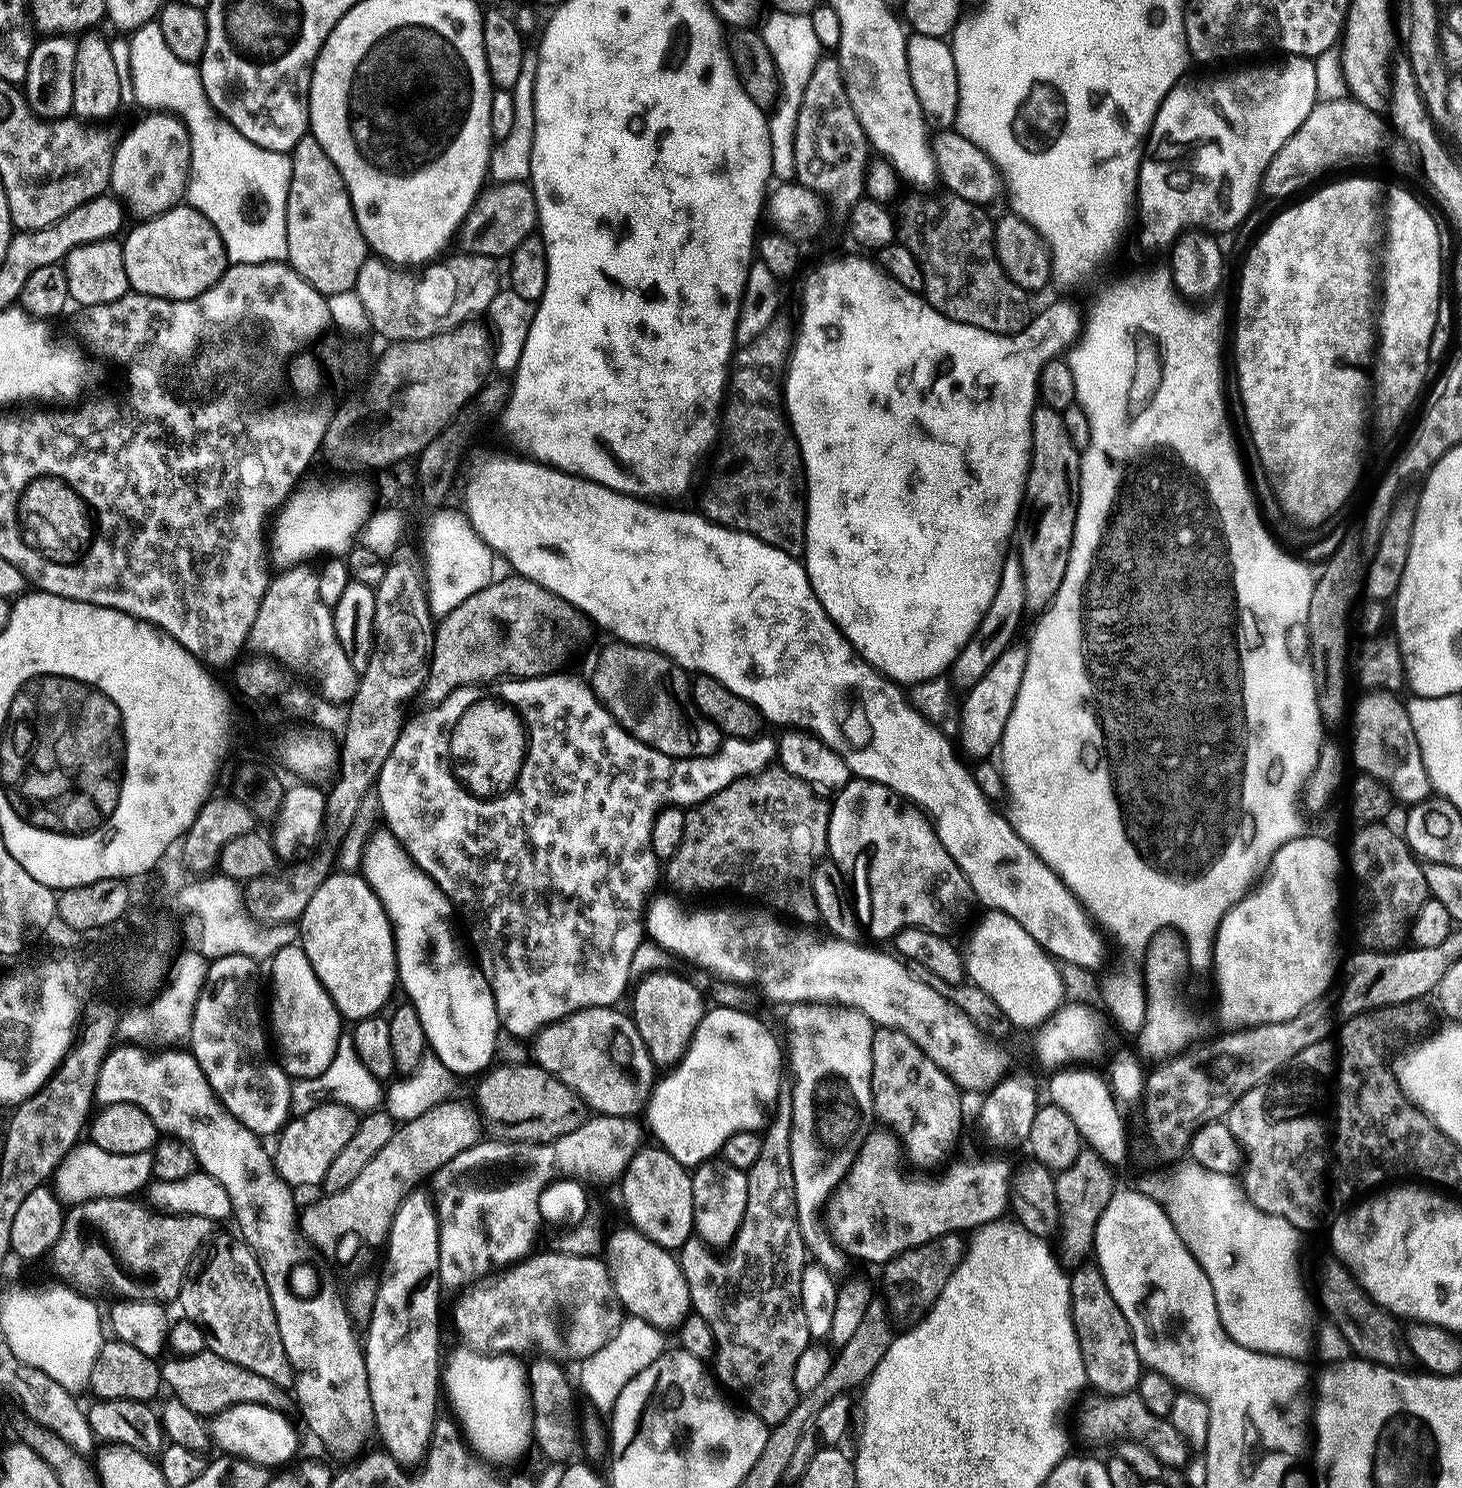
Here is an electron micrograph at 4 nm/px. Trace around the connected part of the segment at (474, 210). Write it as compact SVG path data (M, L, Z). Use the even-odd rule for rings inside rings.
M527 183L496 184L488 186L476 197L476 203L464 217L458 229L458 240L465 253L487 254L497 258L507 257L522 242L522 238L533 235L538 228L536 196Z

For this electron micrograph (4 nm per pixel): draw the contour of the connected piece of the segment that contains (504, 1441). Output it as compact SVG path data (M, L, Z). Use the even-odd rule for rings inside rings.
M468 1346L461 1349L449 1360L447 1357L442 1368L442 1388L446 1400L448 1396L452 1403L455 1423L467 1447L477 1457L480 1455L481 1461L489 1465L508 1464L534 1444L532 1394L525 1365L520 1365L516 1361L519 1359L512 1354L489 1354Z

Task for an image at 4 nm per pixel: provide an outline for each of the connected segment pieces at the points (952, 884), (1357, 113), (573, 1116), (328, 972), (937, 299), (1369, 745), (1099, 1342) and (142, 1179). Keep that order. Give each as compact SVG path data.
M849 779L848 785L835 796L836 801L833 799L830 804L828 852L841 873L852 879L850 896L855 907L863 910L868 904L867 935L869 932L878 940L891 941L904 928L925 928L939 936L952 934L974 905L974 893L964 871L950 858L946 846L942 846L931 819L903 796L871 780Z
M1355 98L1317 103L1306 122L1302 122L1302 126L1298 126L1298 130L1286 141L1282 150L1274 154L1270 166L1264 171L1263 195L1292 196L1311 180L1318 179L1323 172L1328 172L1347 160L1372 156L1375 152L1382 151L1388 134L1390 136L1385 117L1379 111L1372 111L1360 104Z
M508 1062L505 1068L495 1068L483 1077L476 1096L483 1119L487 1123L489 1120L503 1139L551 1142L578 1130L590 1119L590 1109L583 1097L539 1064Z
M338 872L318 886L306 910L300 915L298 944L303 948L306 958L310 958L316 979L322 982L336 1003L341 1017L348 1019L349 1016L349 1021L355 1022L377 1015L381 1011L380 1007L391 998L392 987L397 987L396 937L392 934L392 922L387 912L363 876L347 876L344 872Z
M939 190L933 196L916 194L901 199L900 213L896 212L895 239L914 254L914 262L918 262L918 270L924 283L922 295L928 305L938 314L950 318L954 322L962 322L966 326L978 326L987 332L1013 336L1028 327L1030 311L1028 312L1029 293L1026 293L1005 274L996 258L992 245L993 217L988 217L981 205L970 202L966 198L956 196L947 190Z
M1372 690L1370 692L1372 693L1370 693L1369 696L1362 697L1361 700L1357 702L1357 704L1355 701L1354 711L1351 713L1350 716L1350 724L1352 720L1352 760L1354 763L1357 764L1358 767L1361 768L1359 770L1361 773L1379 778L1381 783L1384 783L1391 789L1392 795L1397 801L1405 800L1405 805L1411 806L1415 804L1416 801L1425 799L1425 797L1429 795L1430 785L1428 782L1428 775L1426 774L1426 766L1423 762L1420 761L1420 747L1418 746L1416 735L1414 734L1414 730L1412 729L1412 723L1410 722L1410 718L1408 717L1408 709L1406 707L1405 701L1403 699L1400 701L1399 698L1396 697L1396 694L1393 694L1391 691Z
M1092 1262L1081 1264L1071 1273L1068 1289L1072 1325L1076 1331L1078 1346L1082 1350L1088 1384L1096 1387L1093 1389L1099 1393L1111 1396L1122 1396L1125 1392L1133 1391L1142 1375L1138 1350L1134 1346L1130 1326L1122 1310L1118 1310L1118 1302L1114 1302L1114 1294L1110 1294L1110 1286L1106 1286L1106 1278L1100 1273L1099 1267Z
M91 1142L77 1143L66 1158L57 1165L54 1173L54 1192L65 1205L85 1204L87 1200L115 1200L130 1198L141 1186L149 1183L152 1171L151 1151L138 1154L114 1154L110 1150L102 1150Z

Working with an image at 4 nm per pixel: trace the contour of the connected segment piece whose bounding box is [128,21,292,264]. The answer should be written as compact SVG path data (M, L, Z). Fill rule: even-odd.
M148 21L138 29L135 29L129 37L130 44L130 77L129 82L132 85L132 98L140 105L148 107L148 110L161 110L179 117L184 126L190 126L188 137L192 143L192 166L188 173L188 190L186 200L189 205L204 215L218 230L220 237L224 242L224 249L228 254L229 261L232 264L270 264L273 262L284 262L288 258L288 231L286 230L286 202L288 201L288 187L290 186L290 174L292 173L292 161L285 153L266 150L262 146L250 146L250 141L243 136L238 130L230 130L230 125L222 128L216 126L224 121L224 117L213 110L212 104L206 98L205 88L202 86L202 80L199 69L193 65L182 62L180 58L175 57L170 51L170 46L166 45L166 40L162 36L161 26L157 21Z

